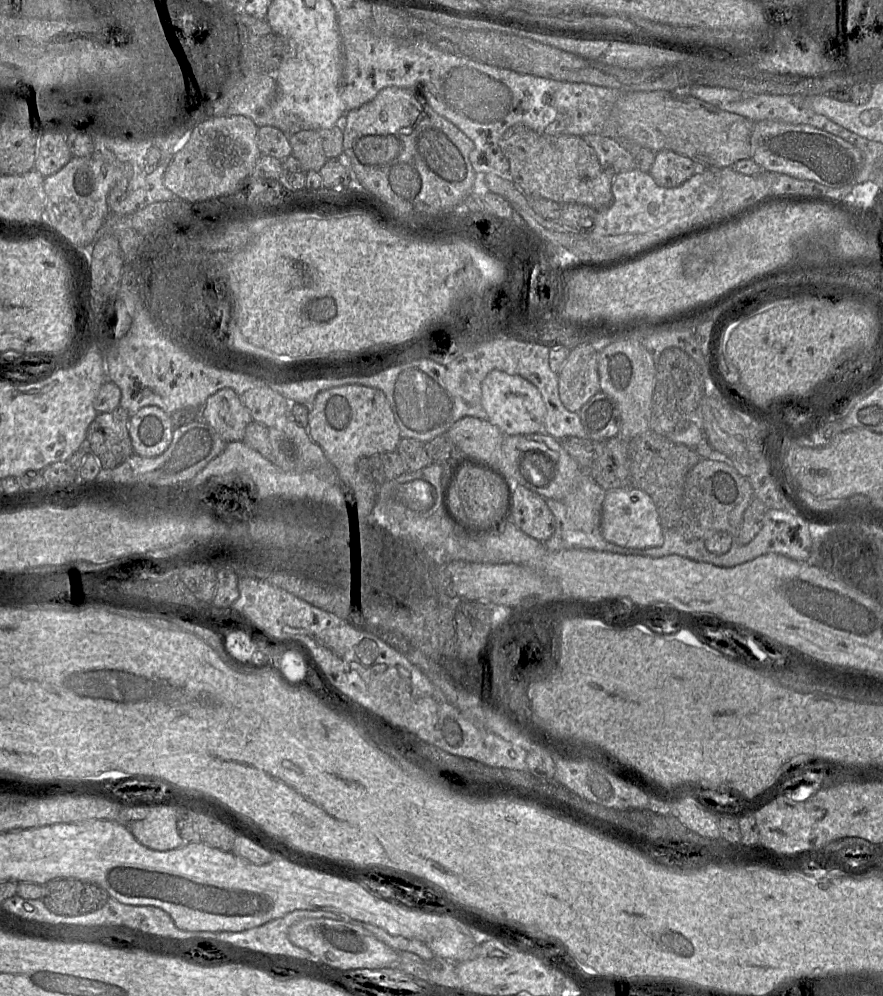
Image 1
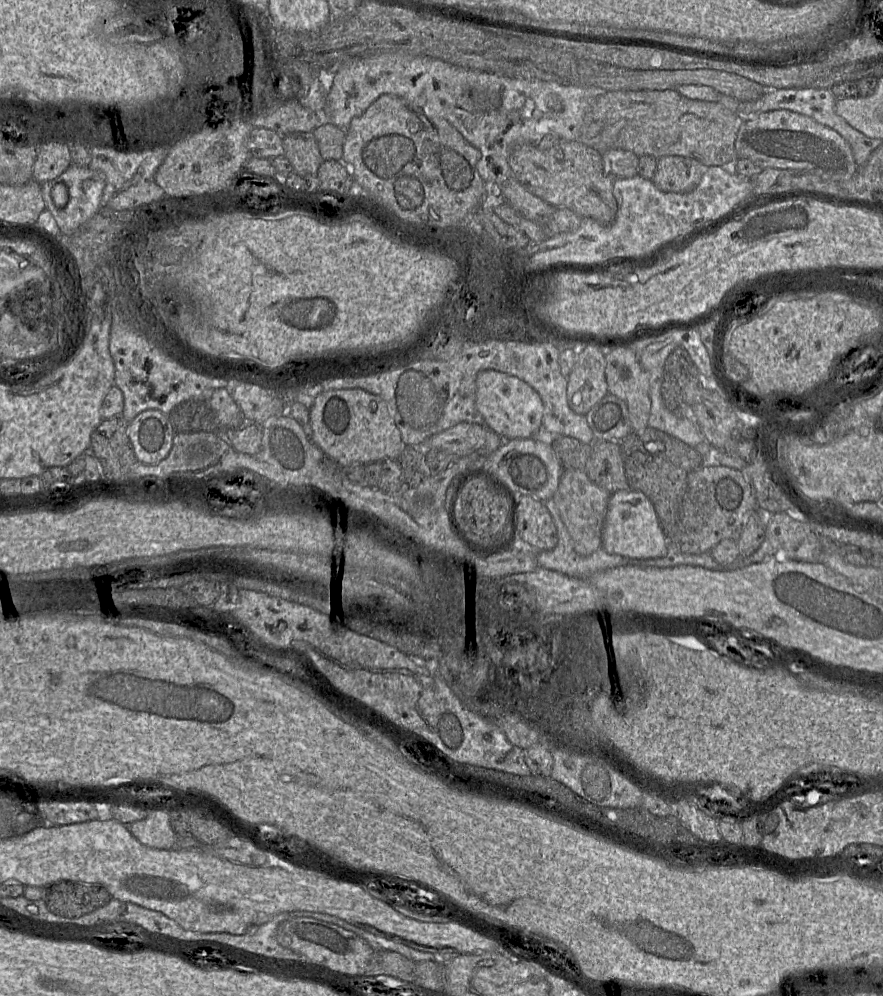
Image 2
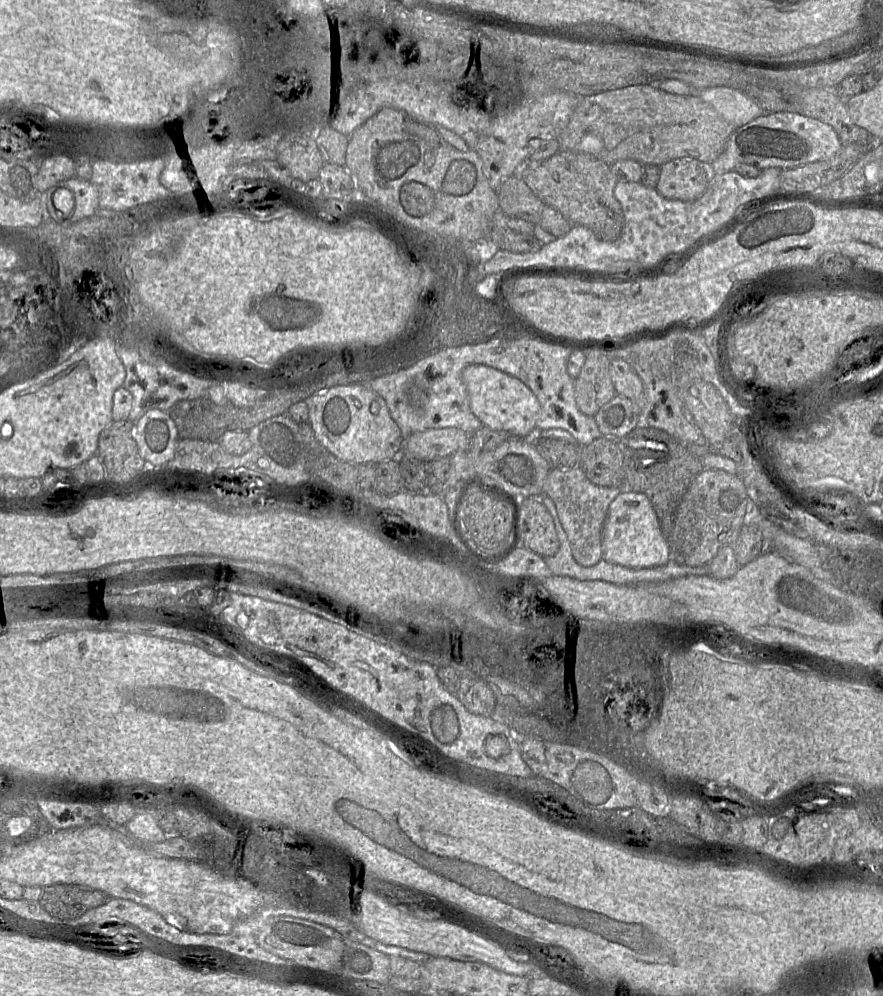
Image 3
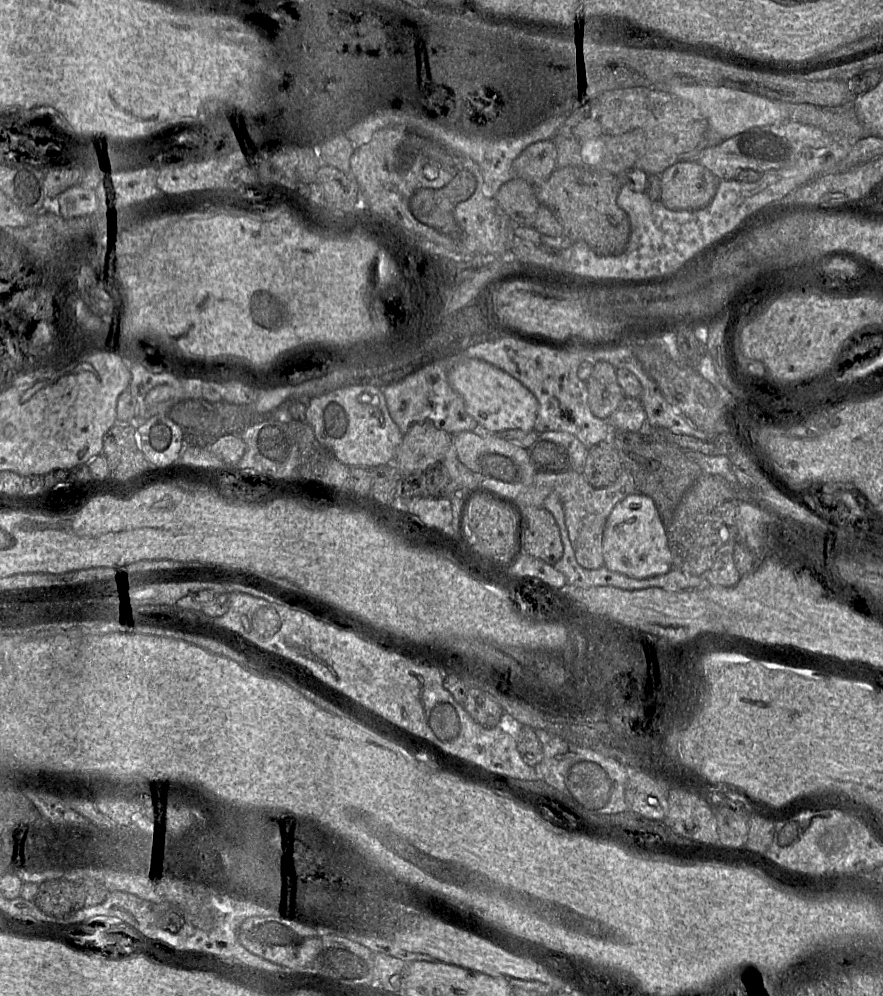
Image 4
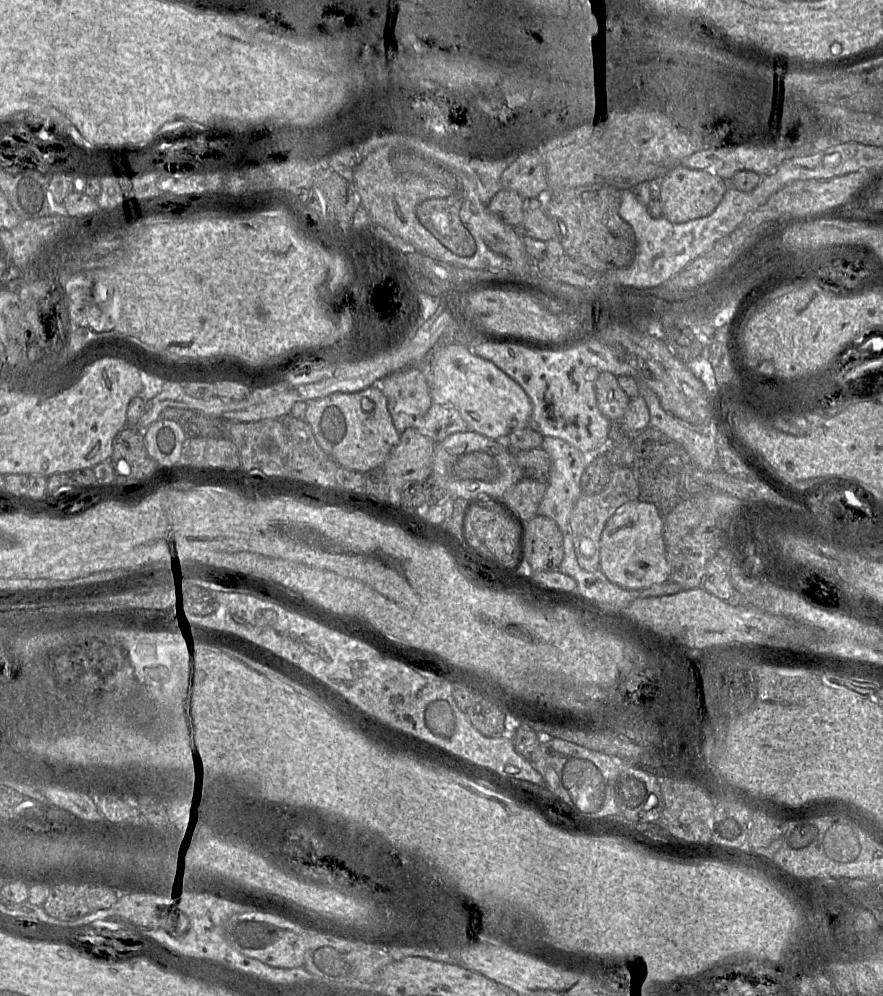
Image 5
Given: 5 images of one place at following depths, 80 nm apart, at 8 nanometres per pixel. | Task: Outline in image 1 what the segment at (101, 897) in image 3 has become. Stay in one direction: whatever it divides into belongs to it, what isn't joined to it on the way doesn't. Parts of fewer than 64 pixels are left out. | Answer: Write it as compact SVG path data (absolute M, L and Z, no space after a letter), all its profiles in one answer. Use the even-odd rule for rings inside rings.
M55 878L46 884L39 885L45 886L44 896L41 900L44 902L46 907L56 915L79 916L87 914L103 907L110 898L109 893L102 886L96 883L83 882L75 878Z

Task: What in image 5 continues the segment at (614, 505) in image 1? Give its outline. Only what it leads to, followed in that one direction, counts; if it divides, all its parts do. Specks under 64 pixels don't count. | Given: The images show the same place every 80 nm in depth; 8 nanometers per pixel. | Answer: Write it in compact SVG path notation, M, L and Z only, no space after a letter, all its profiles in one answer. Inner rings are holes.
M633 500L612 515L601 535L600 570L612 583L628 590L645 589L669 580L670 565L663 539L663 514L657 505Z

